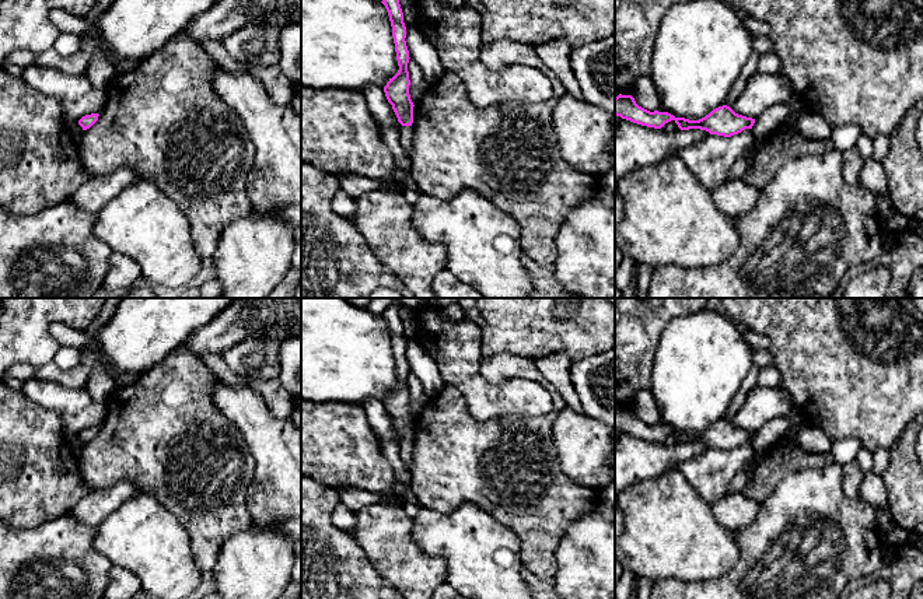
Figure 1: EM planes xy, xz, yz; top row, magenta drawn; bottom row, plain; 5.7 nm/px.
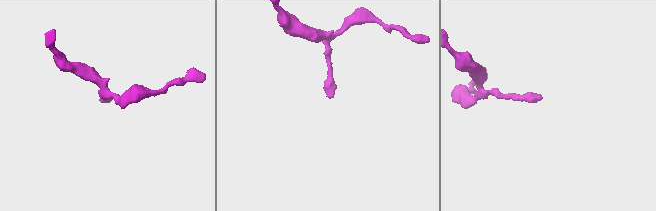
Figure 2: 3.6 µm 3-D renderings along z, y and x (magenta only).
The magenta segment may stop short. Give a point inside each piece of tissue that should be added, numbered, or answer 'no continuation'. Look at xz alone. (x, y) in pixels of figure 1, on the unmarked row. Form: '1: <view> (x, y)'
1: xz (405, 447)

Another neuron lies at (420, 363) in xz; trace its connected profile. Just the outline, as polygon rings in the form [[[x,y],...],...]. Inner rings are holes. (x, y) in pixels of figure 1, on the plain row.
[[[406,339],[406,360],[409,371],[422,382],[427,399],[433,399],[447,383],[438,372],[436,361],[422,348],[415,339]]]

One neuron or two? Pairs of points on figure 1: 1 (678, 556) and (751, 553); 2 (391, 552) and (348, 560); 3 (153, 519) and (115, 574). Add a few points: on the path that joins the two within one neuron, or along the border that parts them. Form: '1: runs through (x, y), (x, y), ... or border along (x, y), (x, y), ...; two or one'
1: border along (737, 531), (738, 560), (717, 577); two
2: border along (352, 536), (364, 552), (370, 564), (387, 581); two
3: border along (114, 564), (128, 568), (142, 584); two

